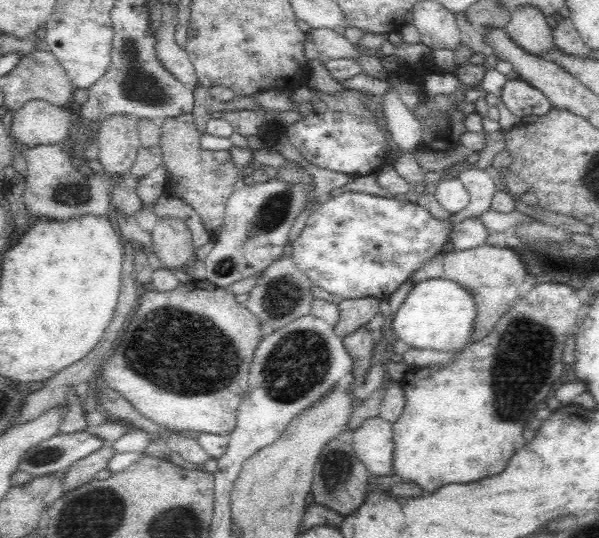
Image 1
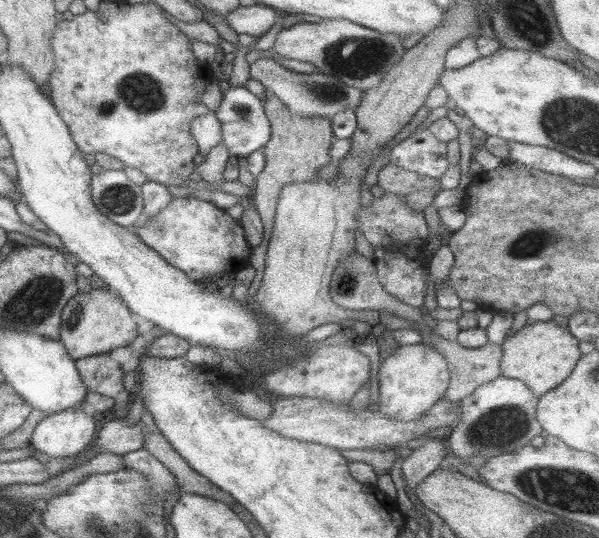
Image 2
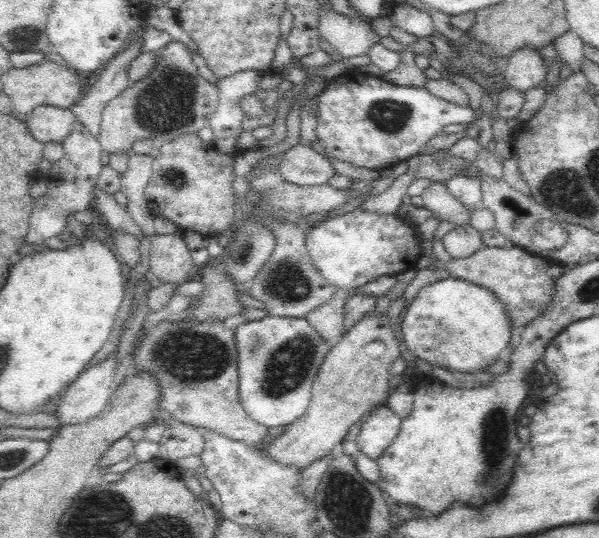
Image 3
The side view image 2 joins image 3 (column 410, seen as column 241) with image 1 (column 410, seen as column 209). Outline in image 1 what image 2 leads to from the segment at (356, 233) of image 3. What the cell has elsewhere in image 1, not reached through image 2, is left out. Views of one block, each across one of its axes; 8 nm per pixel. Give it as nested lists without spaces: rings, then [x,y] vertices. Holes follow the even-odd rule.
[[[342,192],[328,202],[322,202],[308,218],[302,234],[292,242],[292,260],[304,270],[304,274],[312,280],[312,284],[330,294],[348,298],[364,298],[374,296],[378,300],[394,294],[404,282],[412,278],[412,274],[430,258],[444,252],[446,240],[452,232],[452,222],[436,220],[426,208],[418,204],[410,204],[402,198],[382,198],[364,192]]]

